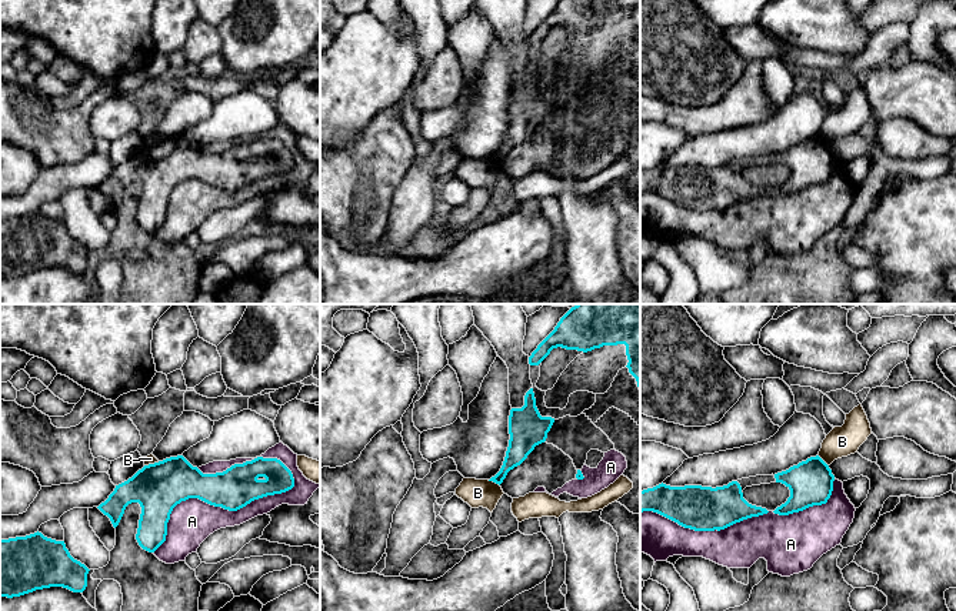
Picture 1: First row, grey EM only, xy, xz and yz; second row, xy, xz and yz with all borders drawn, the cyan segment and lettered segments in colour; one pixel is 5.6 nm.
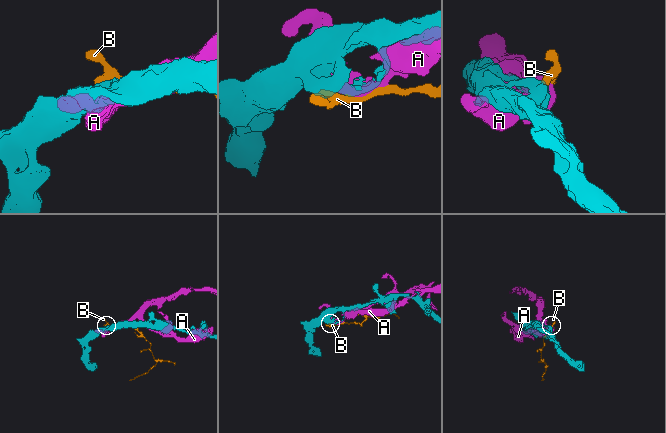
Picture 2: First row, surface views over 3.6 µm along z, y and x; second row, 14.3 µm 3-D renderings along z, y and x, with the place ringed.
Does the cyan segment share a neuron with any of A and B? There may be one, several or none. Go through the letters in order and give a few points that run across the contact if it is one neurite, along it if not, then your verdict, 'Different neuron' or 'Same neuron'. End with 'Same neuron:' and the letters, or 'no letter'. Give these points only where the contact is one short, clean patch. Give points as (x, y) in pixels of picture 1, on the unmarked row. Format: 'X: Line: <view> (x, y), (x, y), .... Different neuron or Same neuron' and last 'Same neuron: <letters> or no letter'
A: Different neuron
B: Line: xz (488, 160), (499, 166). Different neuron
Same neuron: no letter

